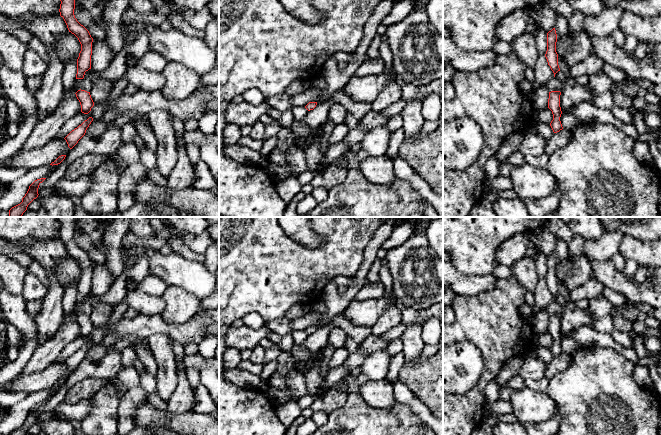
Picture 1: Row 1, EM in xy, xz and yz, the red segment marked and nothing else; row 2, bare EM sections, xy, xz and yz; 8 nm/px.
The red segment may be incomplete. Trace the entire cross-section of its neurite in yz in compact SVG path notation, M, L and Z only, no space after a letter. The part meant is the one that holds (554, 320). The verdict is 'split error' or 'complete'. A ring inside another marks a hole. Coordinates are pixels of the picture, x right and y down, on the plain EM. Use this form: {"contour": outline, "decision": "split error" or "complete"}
{"contour": "M560 315L549 316L548 331L541 334L535 334L534 336L534 343L542 347L548 347L554 357L563 353L560 345L562 338L560 331L560 319Z", "decision": "split error"}

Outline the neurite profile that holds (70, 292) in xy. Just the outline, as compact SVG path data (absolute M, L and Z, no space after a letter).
M72 282L71 284L67 285L67 287L64 289L64 297L62 300L64 316L74 314L76 298L77 298L77 283Z

